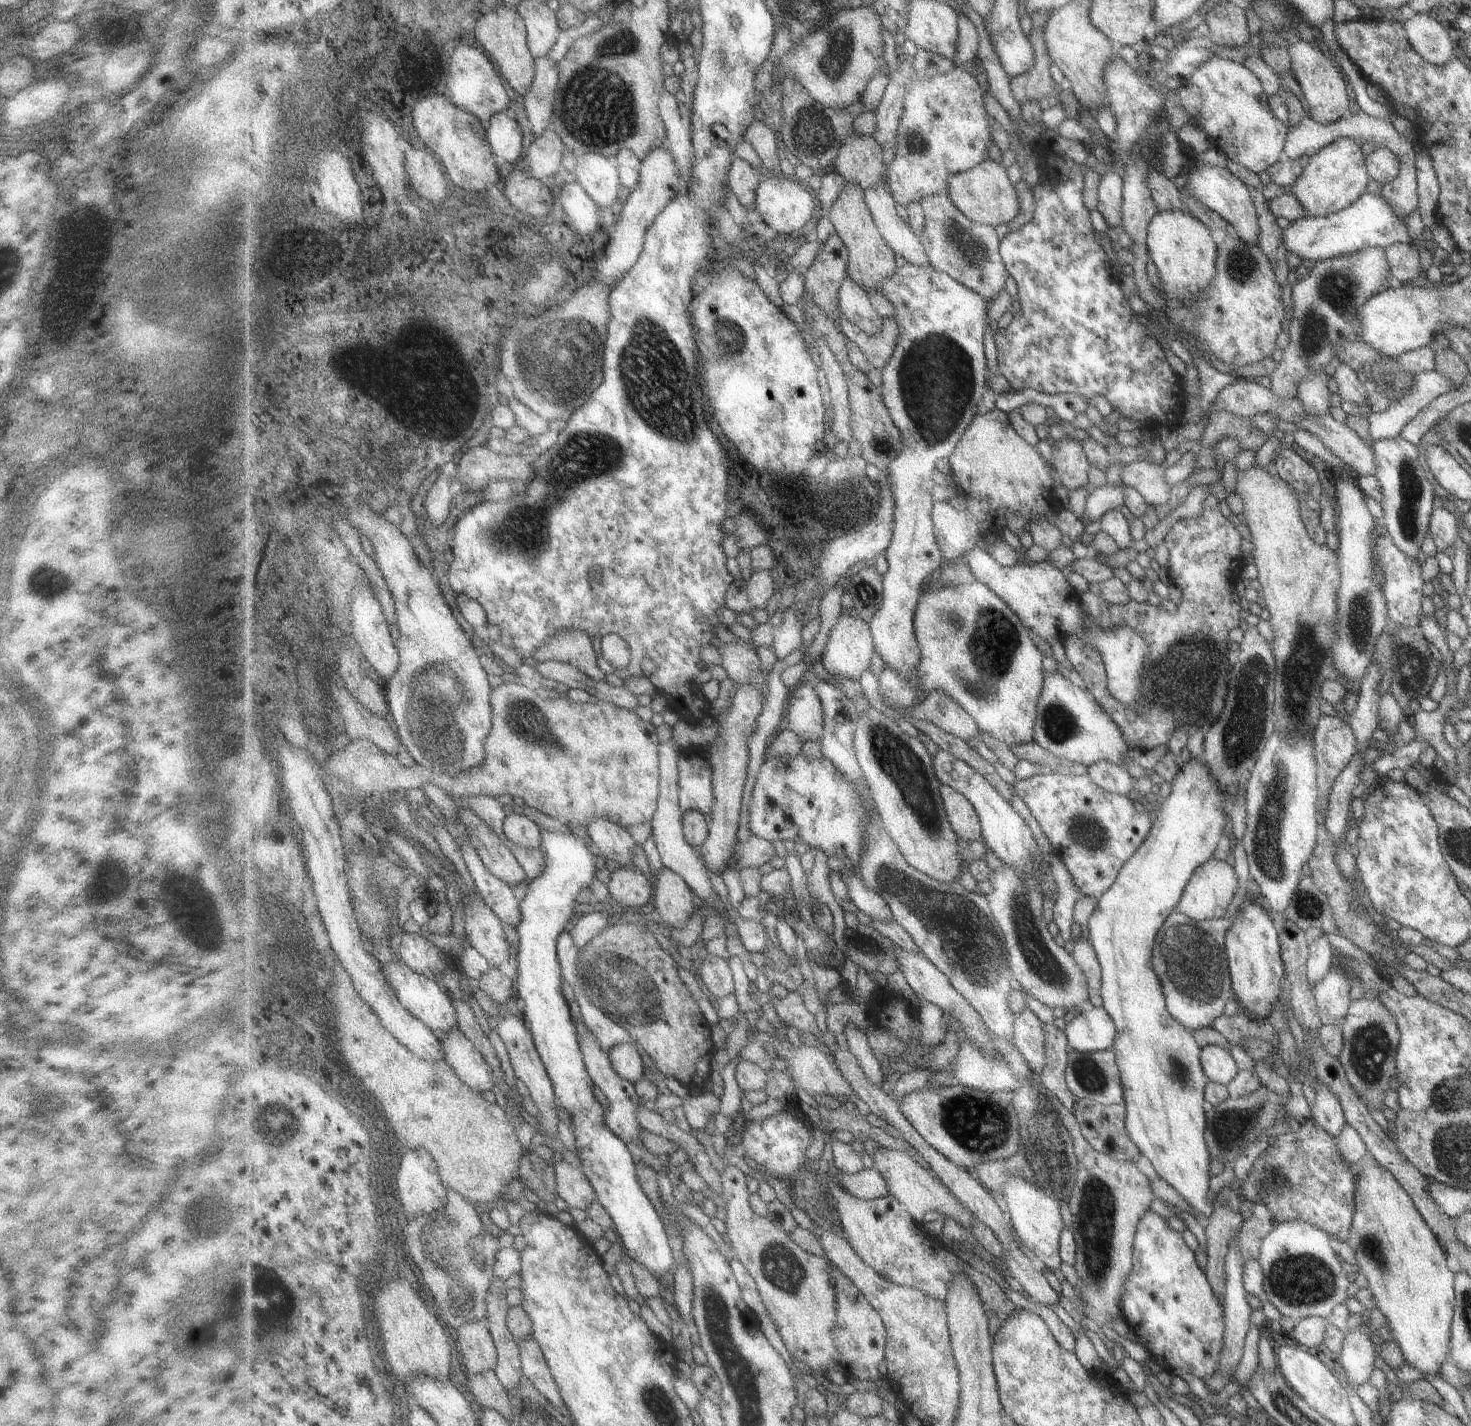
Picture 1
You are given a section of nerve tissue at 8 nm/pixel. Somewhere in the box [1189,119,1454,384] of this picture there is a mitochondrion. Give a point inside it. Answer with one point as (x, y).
(1339, 291)

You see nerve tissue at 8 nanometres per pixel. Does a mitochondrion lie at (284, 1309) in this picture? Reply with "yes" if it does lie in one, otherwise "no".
no

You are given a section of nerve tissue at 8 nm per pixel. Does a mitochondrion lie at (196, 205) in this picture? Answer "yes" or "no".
yes

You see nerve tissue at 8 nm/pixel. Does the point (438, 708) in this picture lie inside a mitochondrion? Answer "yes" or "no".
yes

